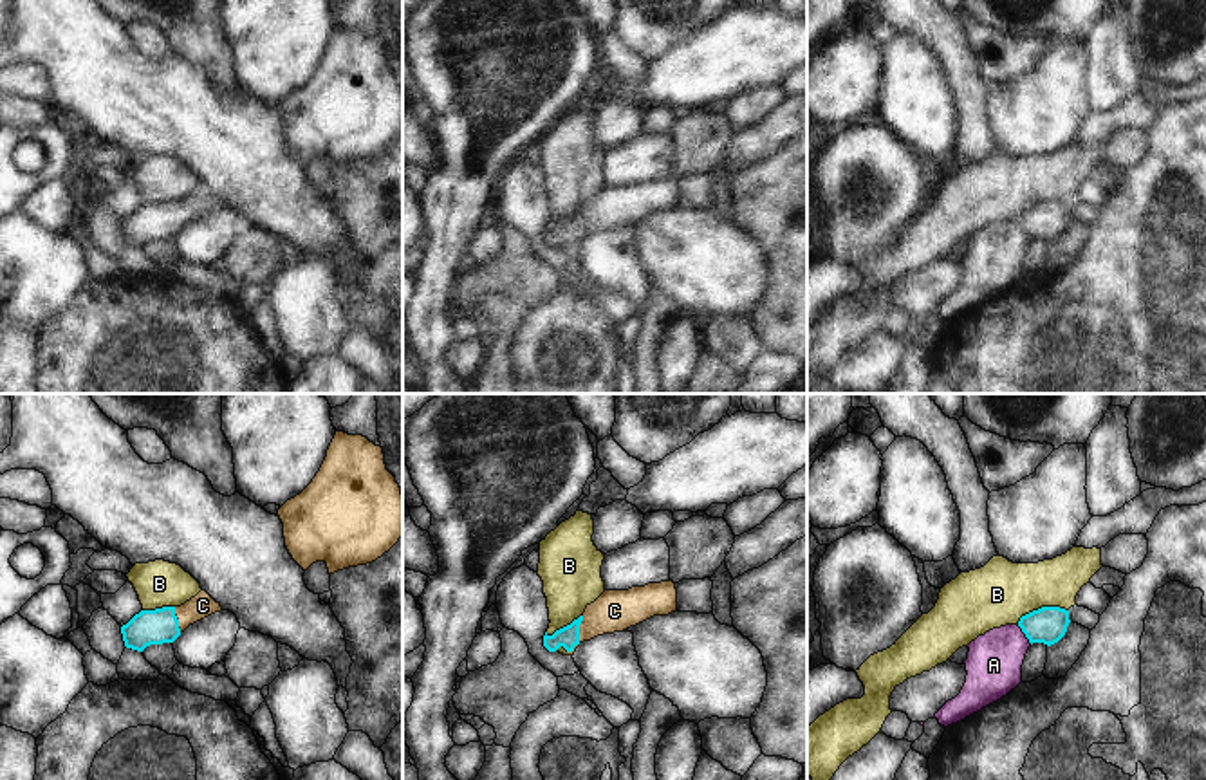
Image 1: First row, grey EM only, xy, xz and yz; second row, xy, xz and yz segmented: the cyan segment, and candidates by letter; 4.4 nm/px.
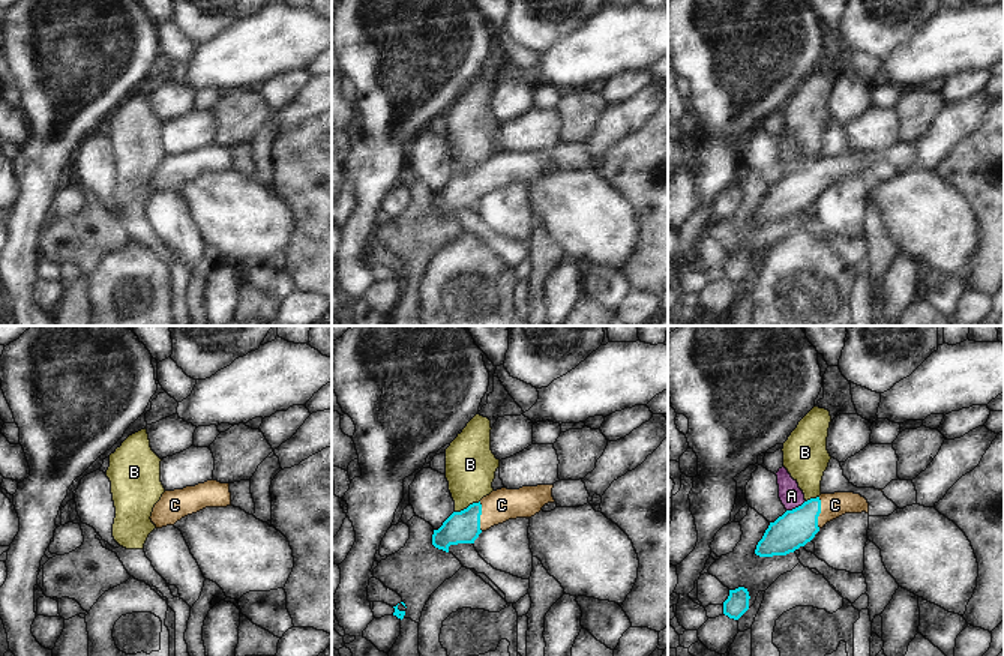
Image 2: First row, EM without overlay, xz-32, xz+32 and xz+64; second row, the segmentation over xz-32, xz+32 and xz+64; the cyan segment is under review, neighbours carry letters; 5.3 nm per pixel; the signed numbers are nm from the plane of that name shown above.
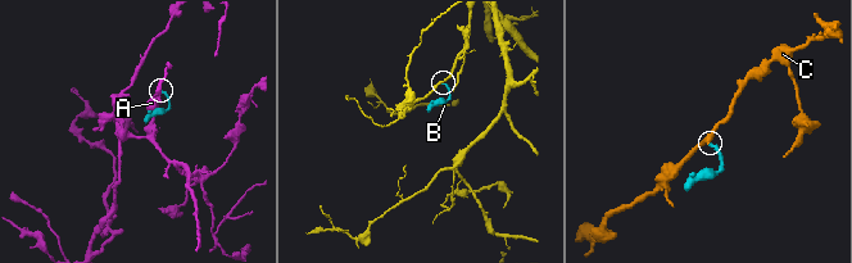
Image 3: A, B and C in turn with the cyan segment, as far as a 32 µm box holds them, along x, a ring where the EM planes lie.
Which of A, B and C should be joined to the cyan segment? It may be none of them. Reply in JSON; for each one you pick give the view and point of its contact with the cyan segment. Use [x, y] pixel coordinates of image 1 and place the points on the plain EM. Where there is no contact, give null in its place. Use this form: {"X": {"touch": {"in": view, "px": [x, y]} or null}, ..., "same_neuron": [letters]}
{"C": {"touch": {"in": "xz", "px": [578, 224]}}, "same_neuron": ["C"]}

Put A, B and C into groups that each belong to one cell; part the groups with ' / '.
A / B / C

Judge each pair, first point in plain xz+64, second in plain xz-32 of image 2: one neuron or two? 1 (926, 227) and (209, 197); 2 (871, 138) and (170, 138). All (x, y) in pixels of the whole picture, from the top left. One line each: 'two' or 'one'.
1: one
2: one

